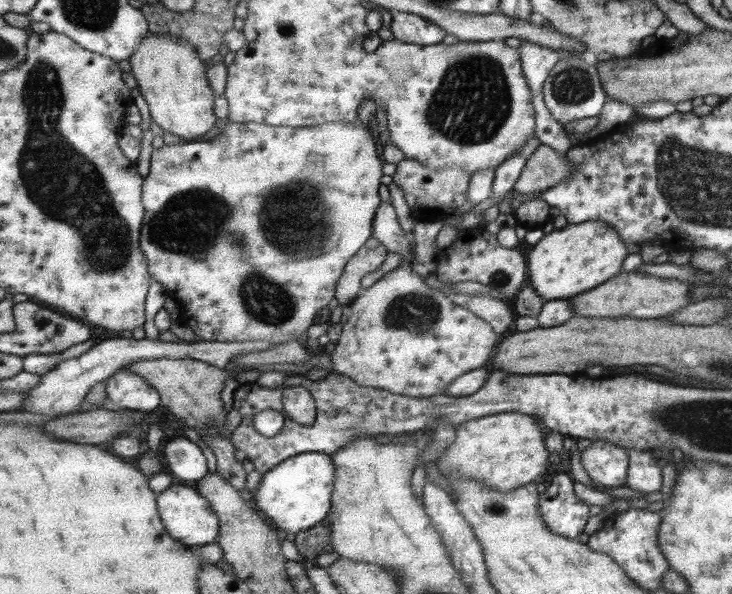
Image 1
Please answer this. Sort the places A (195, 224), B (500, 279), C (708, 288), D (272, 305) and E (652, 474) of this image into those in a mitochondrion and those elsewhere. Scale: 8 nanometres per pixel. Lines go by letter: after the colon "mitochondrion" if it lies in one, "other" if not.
A: mitochondrion
B: mitochondrion
C: other
D: mitochondrion
E: other

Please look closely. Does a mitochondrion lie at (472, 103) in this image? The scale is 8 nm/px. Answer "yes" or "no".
yes

